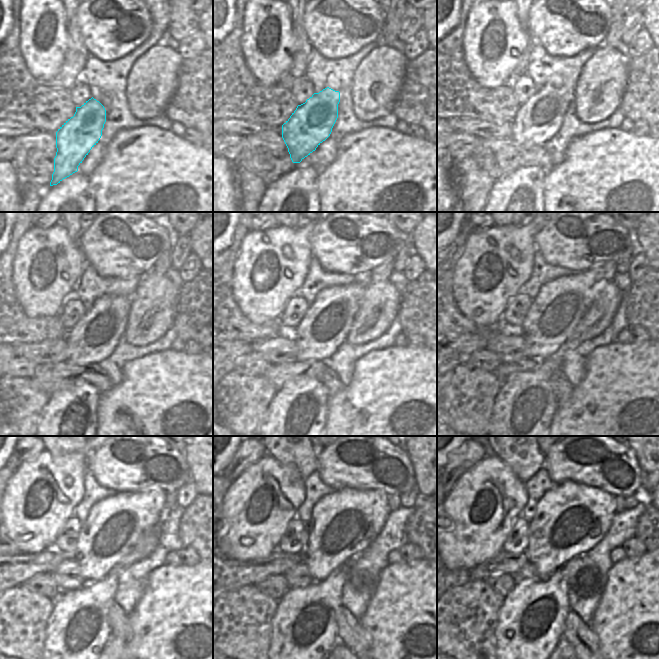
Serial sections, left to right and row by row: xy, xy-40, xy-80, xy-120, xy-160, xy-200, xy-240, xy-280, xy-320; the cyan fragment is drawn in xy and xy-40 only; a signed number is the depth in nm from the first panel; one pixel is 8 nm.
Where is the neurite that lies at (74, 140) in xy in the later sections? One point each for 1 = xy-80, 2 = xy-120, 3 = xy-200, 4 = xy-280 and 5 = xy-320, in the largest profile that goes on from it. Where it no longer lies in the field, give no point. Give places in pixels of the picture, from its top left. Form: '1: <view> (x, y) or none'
1: xy-80 (537, 120)
2: xy-120 (94, 337)
3: xy-200 (560, 303)
4: xy-280 (342, 524)
5: xy-320 (570, 518)

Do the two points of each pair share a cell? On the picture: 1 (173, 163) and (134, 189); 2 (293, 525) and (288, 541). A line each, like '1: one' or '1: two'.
1: one
2: one

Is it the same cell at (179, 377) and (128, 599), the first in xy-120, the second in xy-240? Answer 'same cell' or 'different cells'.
different cells

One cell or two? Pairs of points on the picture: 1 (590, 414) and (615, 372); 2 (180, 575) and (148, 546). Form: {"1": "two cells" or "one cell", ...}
{"1": "one cell", "2": "two cells"}

